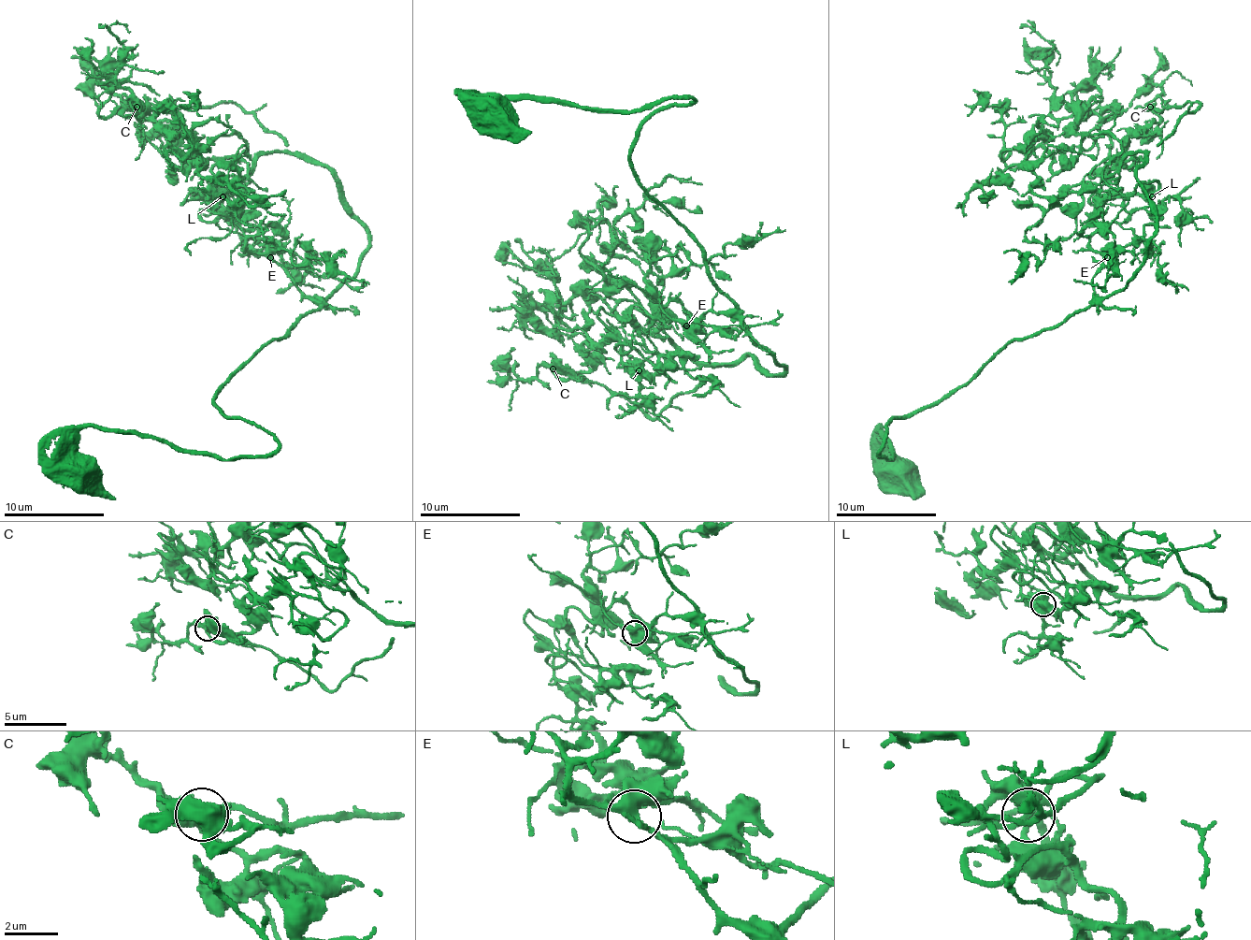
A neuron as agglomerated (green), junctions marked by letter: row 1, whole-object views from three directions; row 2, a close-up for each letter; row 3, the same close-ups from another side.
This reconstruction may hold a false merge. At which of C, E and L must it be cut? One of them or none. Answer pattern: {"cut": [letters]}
{"cut": []}

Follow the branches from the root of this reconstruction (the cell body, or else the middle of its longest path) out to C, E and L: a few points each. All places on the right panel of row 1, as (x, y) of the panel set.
C: (1089, 244), (1122, 147), (1089, 134), (1085, 149), (1077, 126), (1095, 114), (1128, 166), (1150, 107)
E: (1089, 244), (1107, 257)
L: (1089, 244), (1097, 224), (1087, 214), (1104, 204), (1119, 204), (1129, 195), (1140, 195), (1144, 199), (1152, 196)

